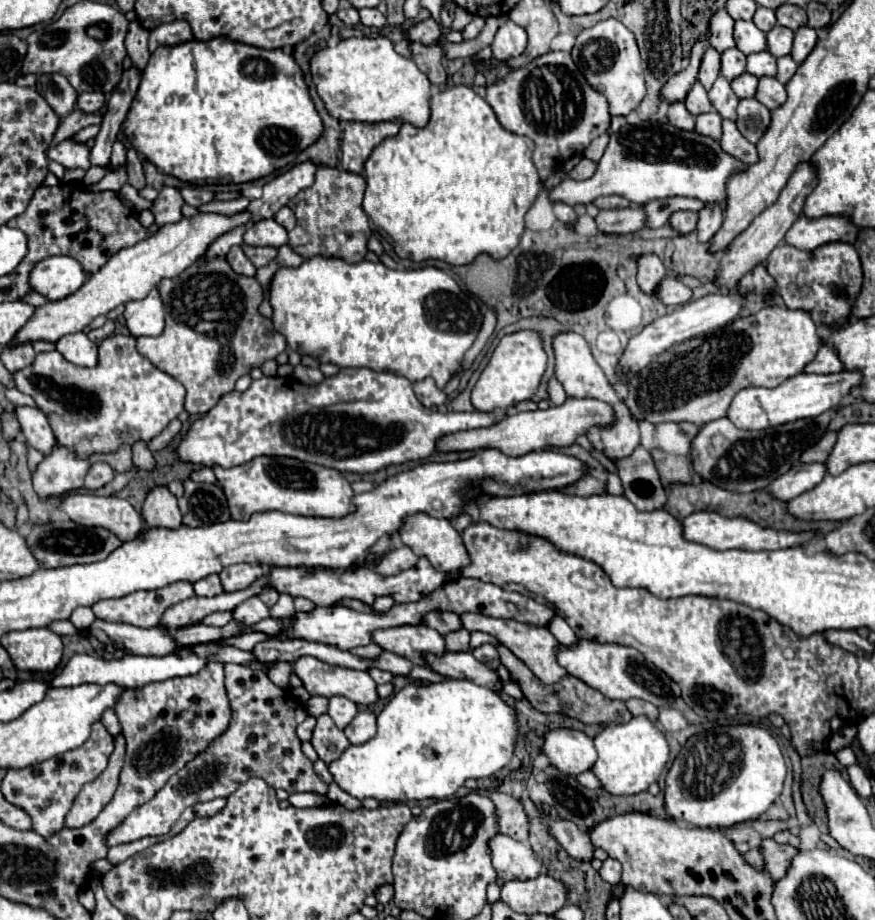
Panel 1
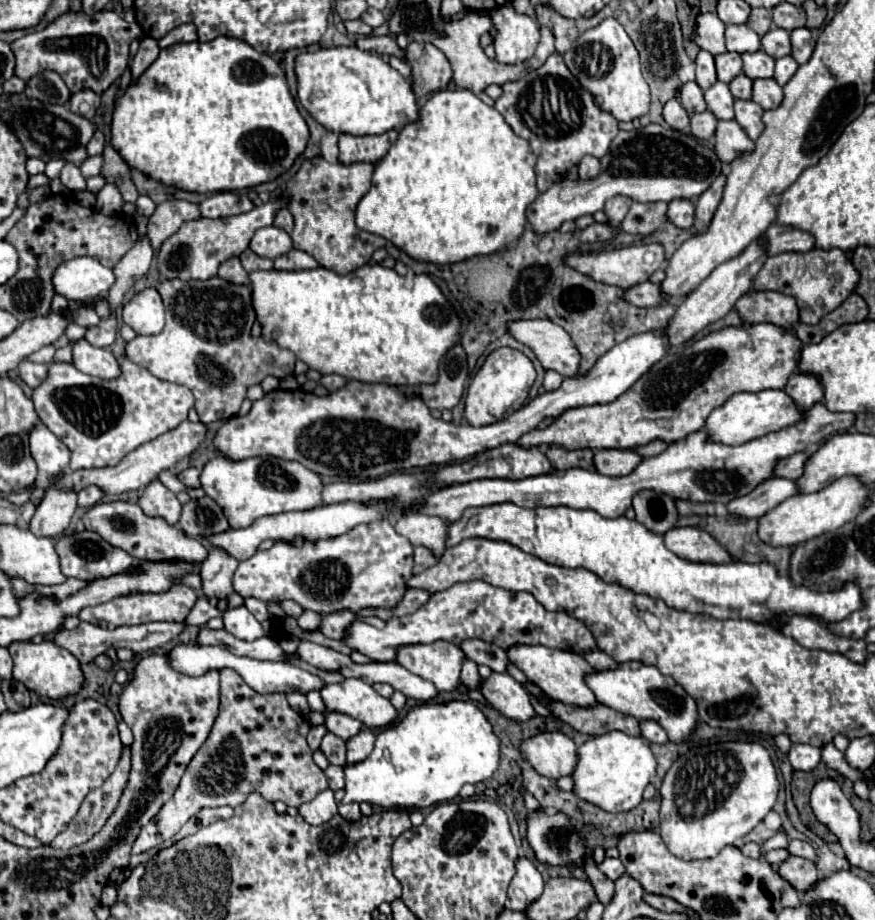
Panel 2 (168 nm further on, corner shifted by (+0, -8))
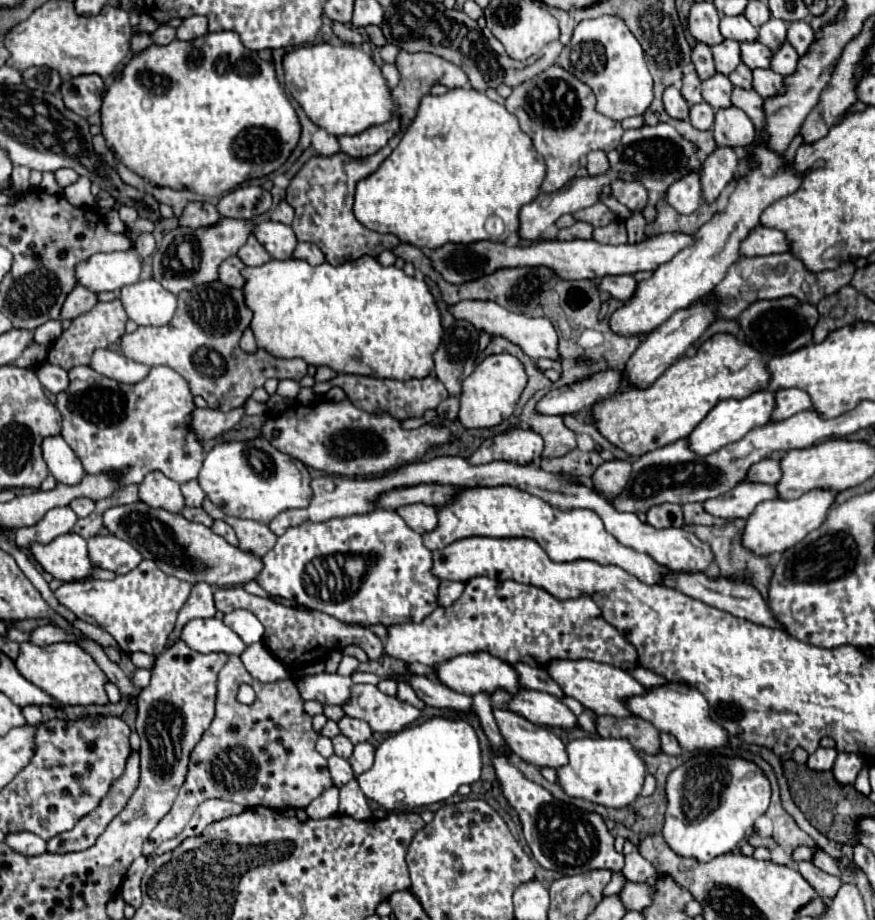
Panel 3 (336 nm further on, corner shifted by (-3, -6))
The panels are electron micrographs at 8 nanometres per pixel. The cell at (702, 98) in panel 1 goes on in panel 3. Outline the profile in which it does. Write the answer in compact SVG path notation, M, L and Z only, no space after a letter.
M690 72L682 78L682 96L686 98L686 102L692 106L692 104L698 104L702 102L702 94L700 94L700 78L696 72Z

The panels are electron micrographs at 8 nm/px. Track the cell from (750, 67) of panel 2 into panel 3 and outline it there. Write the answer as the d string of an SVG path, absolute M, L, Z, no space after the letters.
M758 40L754 42L742 42L740 44L740 50L742 50L742 62L748 66L748 68L770 68L770 56L772 52L760 44Z

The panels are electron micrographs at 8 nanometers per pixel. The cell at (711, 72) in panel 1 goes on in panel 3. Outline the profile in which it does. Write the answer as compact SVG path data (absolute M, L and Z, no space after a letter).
M698 42L692 50L692 64L696 66L696 72L698 72L700 80L706 80L706 78L716 74L714 60L712 60L712 50L710 50L710 46L706 46L702 42Z

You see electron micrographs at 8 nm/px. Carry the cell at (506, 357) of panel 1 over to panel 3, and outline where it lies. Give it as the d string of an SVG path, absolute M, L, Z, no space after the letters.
M494 354L484 358L474 372L464 378L460 394L460 412L458 420L464 428L492 428L508 420L516 408L516 402L526 386L526 372L518 358L510 354Z

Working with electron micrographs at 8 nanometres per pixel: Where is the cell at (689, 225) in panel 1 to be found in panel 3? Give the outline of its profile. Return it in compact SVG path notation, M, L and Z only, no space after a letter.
M690 172L676 180L666 192L666 202L680 214L692 214L702 202L702 186L698 172Z

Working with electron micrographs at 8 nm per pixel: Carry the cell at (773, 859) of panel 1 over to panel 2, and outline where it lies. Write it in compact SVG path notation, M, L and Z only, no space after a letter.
M789 856L781 866L777 866L777 872L797 892L811 888L819 880L819 872L817 872L815 864L807 858L799 858L799 856Z

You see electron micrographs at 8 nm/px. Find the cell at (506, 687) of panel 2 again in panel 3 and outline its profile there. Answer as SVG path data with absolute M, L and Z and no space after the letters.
M524 688L522 692L518 692L518 696L512 698L508 708L540 726L556 726L566 730L578 726L576 714L562 700L546 692Z

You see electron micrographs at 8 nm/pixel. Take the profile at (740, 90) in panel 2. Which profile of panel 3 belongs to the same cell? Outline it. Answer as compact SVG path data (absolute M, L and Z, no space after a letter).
M738 64L728 78L738 88L752 88L752 70L746 64Z

